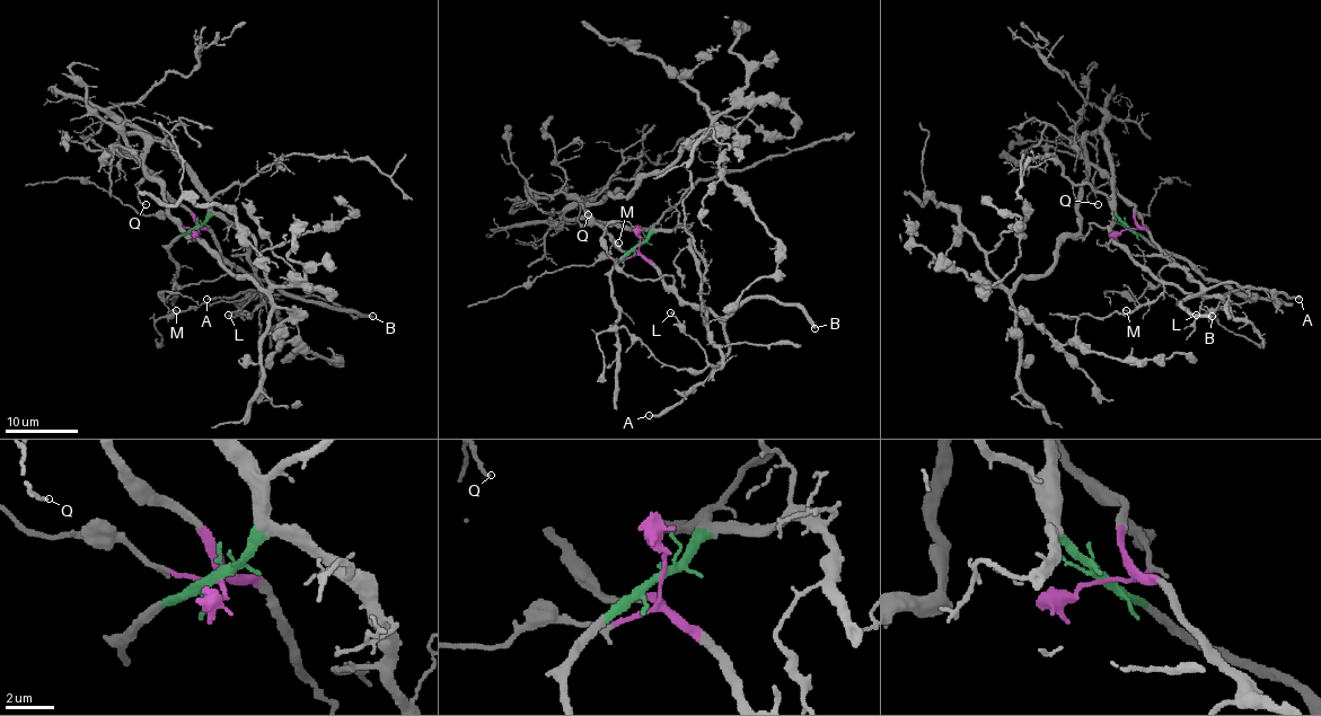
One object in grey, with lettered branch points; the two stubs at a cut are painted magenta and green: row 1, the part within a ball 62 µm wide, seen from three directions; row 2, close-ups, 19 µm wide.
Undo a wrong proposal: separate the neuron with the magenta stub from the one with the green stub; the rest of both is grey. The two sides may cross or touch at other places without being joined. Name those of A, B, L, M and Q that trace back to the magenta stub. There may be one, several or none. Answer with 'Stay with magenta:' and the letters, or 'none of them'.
Stay with magenta: A, B, L, M, Q

